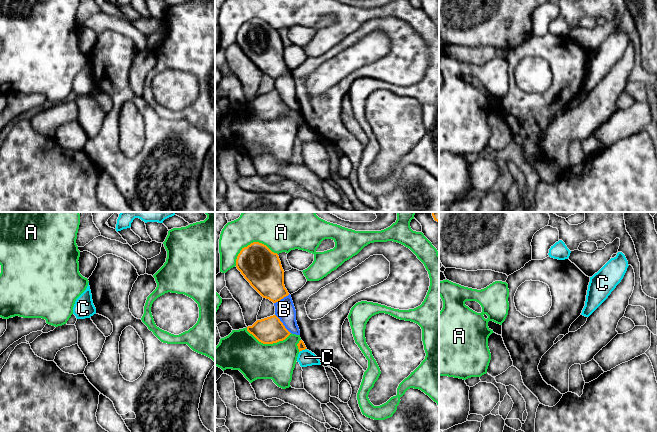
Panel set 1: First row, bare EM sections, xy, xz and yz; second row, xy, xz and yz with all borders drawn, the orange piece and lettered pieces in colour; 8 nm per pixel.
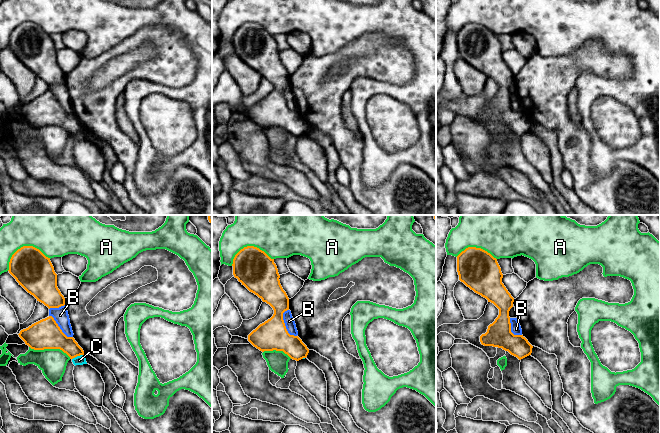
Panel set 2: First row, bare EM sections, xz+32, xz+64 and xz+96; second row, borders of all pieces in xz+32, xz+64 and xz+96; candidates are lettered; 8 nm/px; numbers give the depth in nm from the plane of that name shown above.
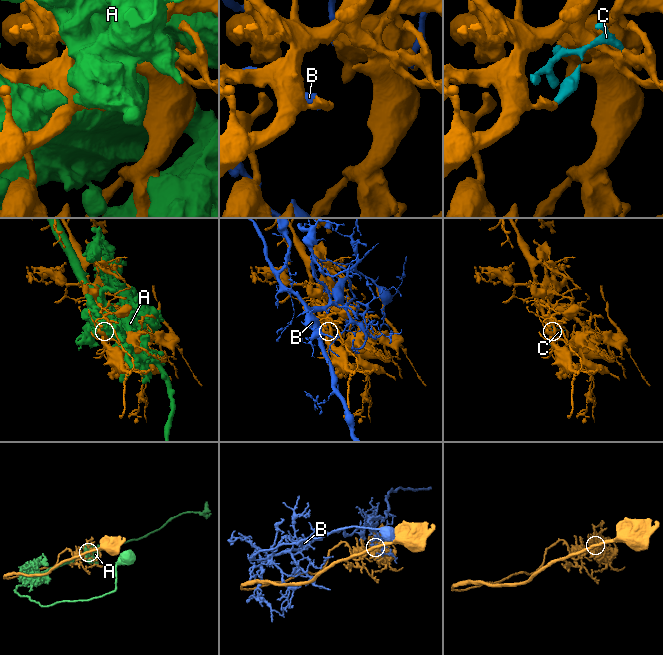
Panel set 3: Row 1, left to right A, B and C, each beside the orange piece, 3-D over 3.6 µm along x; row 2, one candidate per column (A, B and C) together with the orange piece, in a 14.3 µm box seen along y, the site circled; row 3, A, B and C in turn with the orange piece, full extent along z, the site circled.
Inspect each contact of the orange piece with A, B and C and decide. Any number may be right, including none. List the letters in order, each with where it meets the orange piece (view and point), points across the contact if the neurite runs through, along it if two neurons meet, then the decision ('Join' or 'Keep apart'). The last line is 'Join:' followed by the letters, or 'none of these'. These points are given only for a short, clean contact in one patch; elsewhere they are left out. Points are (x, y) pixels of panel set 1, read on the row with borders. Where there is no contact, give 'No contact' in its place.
A: Touches orange at xz (251, 243). Keep apart
B: Touches orange at xz (282, 324). Keep apart
C: Touches orange at xz (302, 349). Keep apart
Join: none of these

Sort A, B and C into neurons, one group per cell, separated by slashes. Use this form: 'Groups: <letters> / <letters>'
Groups: A / B / C

